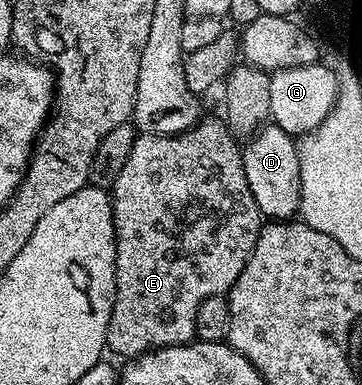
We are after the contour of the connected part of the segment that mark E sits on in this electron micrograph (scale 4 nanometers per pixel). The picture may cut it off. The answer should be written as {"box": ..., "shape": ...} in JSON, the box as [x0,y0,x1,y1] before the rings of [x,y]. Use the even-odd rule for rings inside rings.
{"box":[105,119,263,358],"shape":[[[224,119],[198,120],[193,128],[178,131],[177,136],[145,136],[138,135],[135,146],[131,146],[131,155],[123,170],[119,170],[119,178],[113,183],[111,199],[113,201],[113,221],[115,222],[115,302],[111,310],[111,322],[107,326],[105,343],[108,351],[118,352],[124,358],[142,356],[144,352],[154,352],[156,348],[188,344],[197,335],[195,330],[195,314],[199,306],[212,296],[225,296],[229,287],[243,274],[243,266],[251,258],[255,250],[255,242],[263,227],[263,217],[259,206],[255,206],[255,198],[251,198],[251,186],[247,186],[247,174],[243,170],[243,151],[238,137],[234,136]]]}

